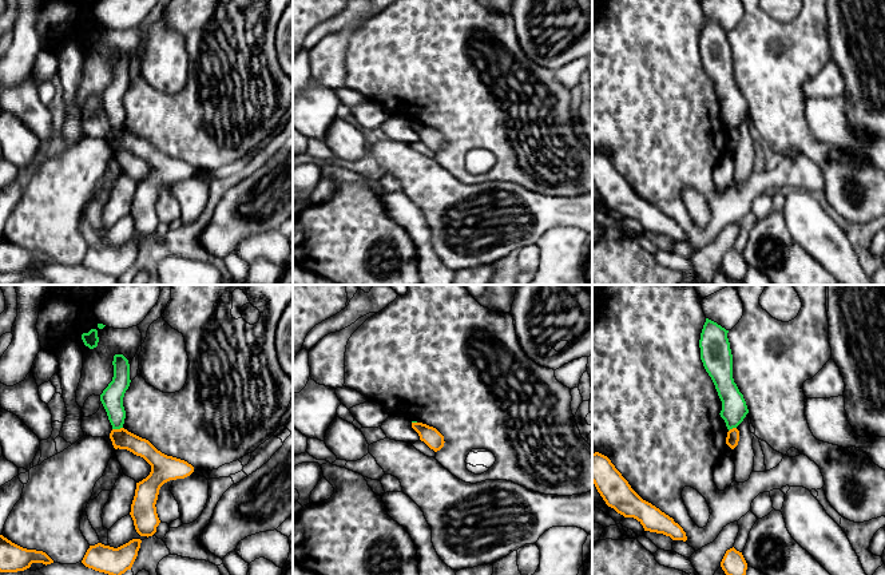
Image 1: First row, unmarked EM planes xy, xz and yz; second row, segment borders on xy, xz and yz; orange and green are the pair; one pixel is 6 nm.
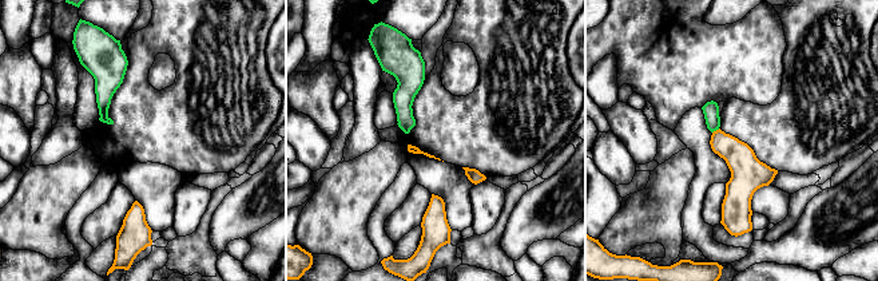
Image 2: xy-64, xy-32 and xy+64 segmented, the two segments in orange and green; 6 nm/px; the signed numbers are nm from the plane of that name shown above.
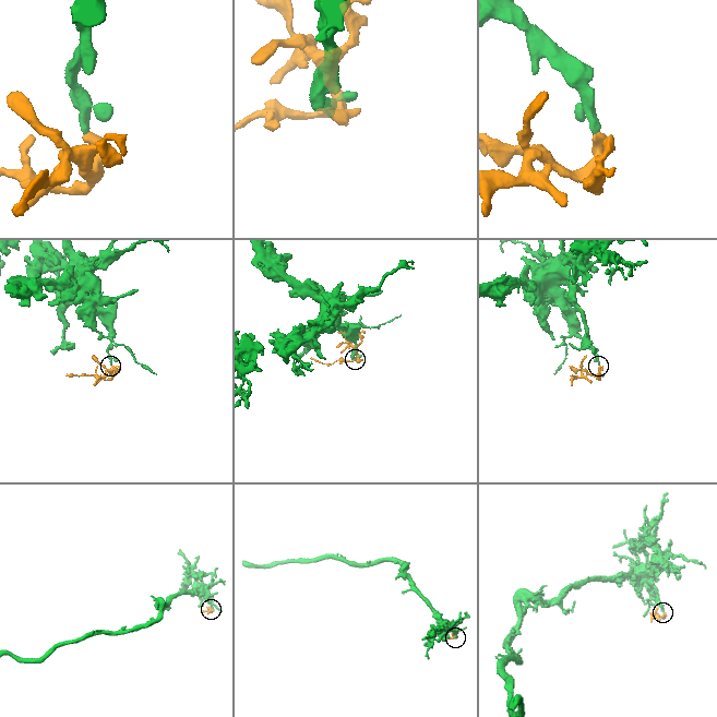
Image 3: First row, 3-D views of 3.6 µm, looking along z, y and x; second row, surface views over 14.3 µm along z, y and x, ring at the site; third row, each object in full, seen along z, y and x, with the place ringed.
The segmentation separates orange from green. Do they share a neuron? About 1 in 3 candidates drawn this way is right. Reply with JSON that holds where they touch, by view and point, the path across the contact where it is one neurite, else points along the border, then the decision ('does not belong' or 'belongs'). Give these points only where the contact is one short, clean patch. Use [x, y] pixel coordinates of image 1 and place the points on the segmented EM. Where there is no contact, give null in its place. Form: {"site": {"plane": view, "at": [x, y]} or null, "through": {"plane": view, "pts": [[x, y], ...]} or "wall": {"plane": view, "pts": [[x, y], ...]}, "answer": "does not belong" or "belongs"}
{"site": {"plane": "xy", "at": [116, 429]}, "wall": {"plane": "xy", "pts": [[122, 427], [112, 429]]}, "answer": "does not belong"}

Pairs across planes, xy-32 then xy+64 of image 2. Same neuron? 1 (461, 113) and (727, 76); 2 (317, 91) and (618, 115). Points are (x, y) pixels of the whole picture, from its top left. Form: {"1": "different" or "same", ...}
{"1": "different", "2": "same"}

